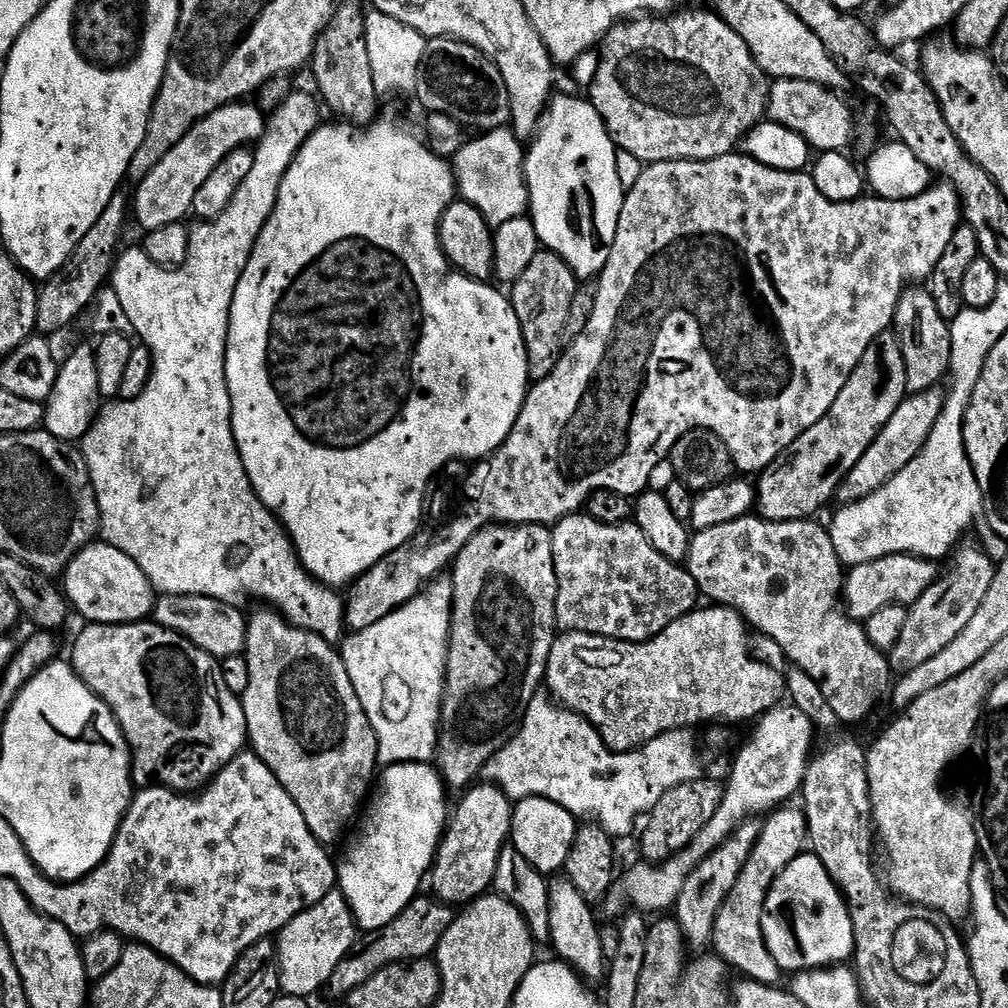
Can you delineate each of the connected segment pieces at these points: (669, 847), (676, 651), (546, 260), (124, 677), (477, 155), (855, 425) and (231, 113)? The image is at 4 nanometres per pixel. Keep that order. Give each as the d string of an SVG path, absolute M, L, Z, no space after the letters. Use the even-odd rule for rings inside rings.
M701 778L686 782L682 786L674 786L674 790L662 794L658 806L654 806L648 813L648 825L640 836L643 859L648 862L663 862L672 859L683 848L688 847L688 842L696 837L698 830L702 830L702 826L706 826L706 822L714 818L714 813L724 797L724 790L725 785L721 781L719 784L716 780Z
M723 606L707 607L697 607L682 618L678 618L678 622L670 622L670 626L666 626L666 630L658 633L653 640L645 640L643 644L626 644L622 640L608 640L604 636L591 636L585 632L565 632L557 635L554 646L550 650L550 658L548 659L546 688L549 688L549 690L547 689L547 691L563 707L570 709L572 712L577 712L579 716L589 720L595 726L596 733L603 738L604 744L615 753L630 752L638 749L667 732L691 729L693 727L691 724L704 724L703 726L708 726L713 722L723 722L725 725L733 726L732 724L738 723L739 720L755 721L763 716L765 712L770 711L771 708L781 707L782 701L786 696L785 673L774 670L770 666L766 666L756 660L753 649L750 647L750 636L748 640L749 629L746 627L744 617L737 614L732 608L725 608Z
M547 250L534 254L534 259L522 273L522 278L511 285L510 299L514 314L518 314L518 322L522 326L522 338L526 342L529 381L546 378L558 366L566 344L566 318L570 318L570 302L574 302L577 287L578 281L570 266L566 266L566 262L558 254Z
M155 622L139 624L89 623L72 644L72 669L116 715L132 754L132 783L143 790L153 784L171 792L196 794L245 751L249 743L246 714L241 697L230 694L222 678L220 661L186 638Z
M508 126L469 139L454 157L459 199L477 208L482 218L493 226L525 215L529 211L528 184L524 181L525 155L525 145Z
M889 330L878 338L874 338L874 342L870 342L866 354L862 354L862 362L858 362L858 366L854 366L846 386L842 386L838 398L834 398L834 406L830 406L830 410L826 410L826 414L821 420L814 422L814 426L810 426L810 430L803 432L772 465L759 473L757 480L760 481L755 481L754 484L755 507L758 509L759 515L763 519L774 522L807 520L815 517L817 515L815 512L828 499L831 501L835 497L846 474L850 474L850 470L854 470L854 466L858 466L858 458L862 458L862 454L866 454L866 450L870 450L874 438L878 438L878 434L886 426L886 422L890 422L890 418L894 418L894 410L898 410L898 406L908 395L906 362L902 358L902 350L896 340L895 331Z
M233 102L202 118L188 131L186 138L150 170L148 177L139 181L136 198L134 194L134 216L136 212L136 220L145 233L183 221L184 215L187 217L192 211L194 194L198 194L202 182L214 174L218 162L222 162L226 154L255 145L263 138L265 113L255 103L248 103L252 102Z

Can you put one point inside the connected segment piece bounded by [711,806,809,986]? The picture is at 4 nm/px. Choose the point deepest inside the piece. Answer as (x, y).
(738, 940)

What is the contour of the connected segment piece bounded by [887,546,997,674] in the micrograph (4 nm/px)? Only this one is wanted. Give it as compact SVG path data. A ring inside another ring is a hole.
M975 546L975 548L957 547L951 557L951 562L948 573L945 576L943 573L930 585L926 594L922 594L922 598L918 598L908 608L906 626L903 627L902 634L898 637L898 646L894 646L891 652L887 653L888 664L893 673L903 674L910 670L918 670L918 666L922 666L922 662L930 662L930 658L934 658L936 654L946 650L946 646L950 646L950 642L954 642L954 638L958 638L958 634L962 634L962 630L969 624L970 618L974 618L978 606L982 606L982 598L986 598L990 585L994 583L997 563L992 561L980 546Z

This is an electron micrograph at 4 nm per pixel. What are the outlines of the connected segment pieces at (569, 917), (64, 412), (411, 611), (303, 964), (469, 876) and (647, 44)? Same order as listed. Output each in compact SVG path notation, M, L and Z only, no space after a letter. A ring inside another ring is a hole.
M556 878L549 883L550 896L550 934L548 940L557 952L559 959L567 964L577 976L585 981L603 981L606 976L606 961L602 954L601 925L596 924L596 916L592 913L593 905L566 878Z
M91 343L80 344L60 364L58 382L46 402L43 427L54 438L69 442L83 441L92 429L102 407L102 397L98 390L98 362L96 350Z
M437 578L413 600L386 614L382 622L374 622L370 630L351 633L342 647L346 674L350 674L350 682L354 682L354 690L362 702L362 710L366 710L366 718L370 718L370 726L378 738L378 761L381 765L422 764L436 755L451 620L452 582L448 578Z
M338 890L328 892L326 898L295 916L275 937L281 993L312 998L327 985L330 974L338 970L340 963L348 959L357 940L358 925L346 898Z
M480 782L461 796L464 797L460 805L451 809L430 869L431 895L449 906L467 906L492 888L494 874L498 870L498 854L502 854L512 834L514 804L501 788Z
M715 11L709 12L684 12L675 14L653 15L651 18L633 18L627 22L621 22L615 28L611 28L598 48L600 65L598 74L594 74L594 82L590 89L590 103L598 110L598 114L604 119L612 141L617 149L626 154L634 154L640 163L647 166L658 162L670 162L671 160L713 160L722 158L726 154L737 151L738 145L745 135L757 124L765 119L768 111L769 77L758 66L758 62L750 54L746 42L724 21Z

